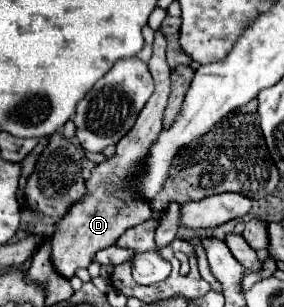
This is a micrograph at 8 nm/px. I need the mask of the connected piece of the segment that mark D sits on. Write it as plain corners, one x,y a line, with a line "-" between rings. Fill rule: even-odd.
160,29
156,31
154,53
152,53
152,59
148,61
148,69
154,77
156,87
154,87
152,97
140,111
136,125
132,127
128,135
120,139
120,143
116,145
116,155
92,169
92,175
86,181
86,195
72,205
72,209
62,217
62,221
58,223
52,235
52,263
56,271
68,279
74,275
78,267
88,267
96,251
114,245
116,239
126,229
140,225
142,221
150,217
160,219
160,213
154,213
146,201
122,199
122,197
132,197
128,191
128,175
136,171
138,163
148,153
150,143
156,139
158,131
162,129
162,113
164,113
164,107
170,95
170,67
166,61
166,37
162,37

